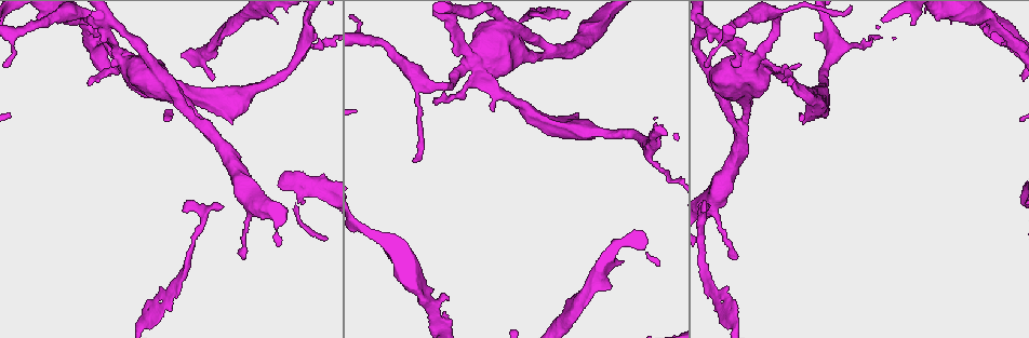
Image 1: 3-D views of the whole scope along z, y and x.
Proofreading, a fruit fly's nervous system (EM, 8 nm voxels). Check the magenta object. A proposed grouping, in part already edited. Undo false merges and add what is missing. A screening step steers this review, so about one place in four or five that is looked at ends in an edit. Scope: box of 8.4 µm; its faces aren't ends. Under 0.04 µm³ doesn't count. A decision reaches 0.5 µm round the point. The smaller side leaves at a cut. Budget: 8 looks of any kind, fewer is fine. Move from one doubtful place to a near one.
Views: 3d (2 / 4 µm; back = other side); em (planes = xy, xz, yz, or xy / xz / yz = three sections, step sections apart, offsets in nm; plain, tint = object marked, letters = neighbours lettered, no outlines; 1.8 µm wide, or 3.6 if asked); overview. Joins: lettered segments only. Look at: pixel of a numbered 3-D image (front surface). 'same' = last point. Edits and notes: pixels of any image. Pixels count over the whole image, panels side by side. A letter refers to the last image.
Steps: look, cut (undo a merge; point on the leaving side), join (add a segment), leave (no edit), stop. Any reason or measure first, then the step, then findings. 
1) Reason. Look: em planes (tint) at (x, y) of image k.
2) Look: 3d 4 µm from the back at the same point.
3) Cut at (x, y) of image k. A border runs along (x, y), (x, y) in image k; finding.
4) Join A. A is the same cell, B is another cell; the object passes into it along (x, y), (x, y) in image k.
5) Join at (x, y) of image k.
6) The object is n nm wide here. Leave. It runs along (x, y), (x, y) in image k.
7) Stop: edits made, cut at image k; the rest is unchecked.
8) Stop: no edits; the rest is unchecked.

An open end. Look: em planes (letters) at (447, 297) of image 1.

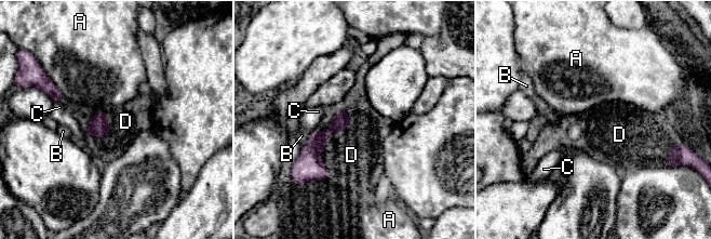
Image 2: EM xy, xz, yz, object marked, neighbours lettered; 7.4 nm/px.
Join D. D is the same cell, A, B and C are other cells; the neuron continues.

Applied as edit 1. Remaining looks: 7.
Sharp bend. Look: em planes (letters) at (130, 65) of image 1.

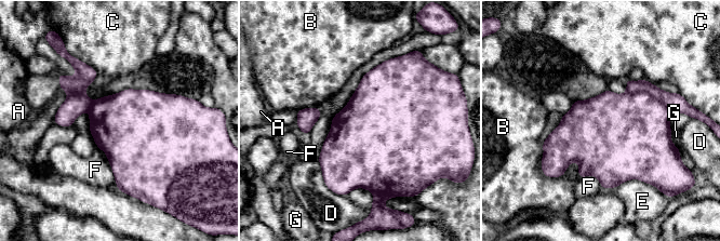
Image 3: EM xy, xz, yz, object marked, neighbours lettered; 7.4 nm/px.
The object is 600 nm wide here. Cut at (676, 103) of image 3. A, B, C, D, E, F and G are other cells; a border runs along (627, 90), (653, 95), (671, 114) in image 3; two neurons meet here.

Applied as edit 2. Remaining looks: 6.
See it whole again. Look: overview.

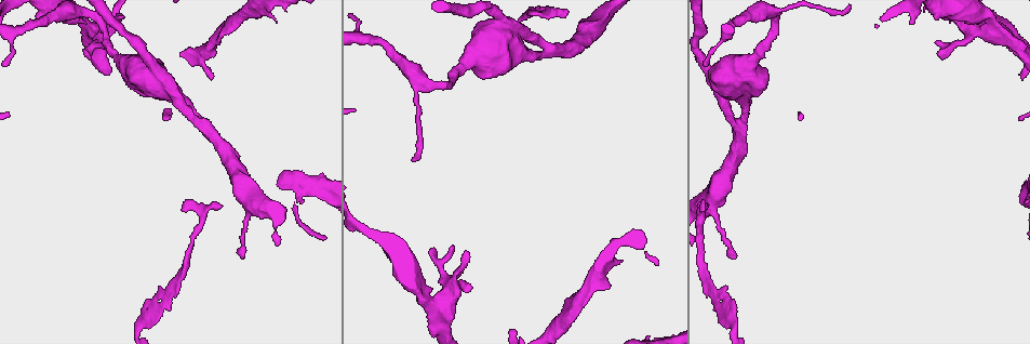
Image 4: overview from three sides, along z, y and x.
Branch stops here. Look: em planes (tint) at (276, 23) of image 4.

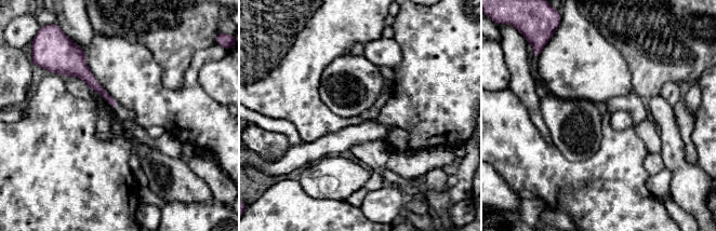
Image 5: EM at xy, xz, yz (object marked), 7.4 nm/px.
Look: em planes (letters) at the same point.

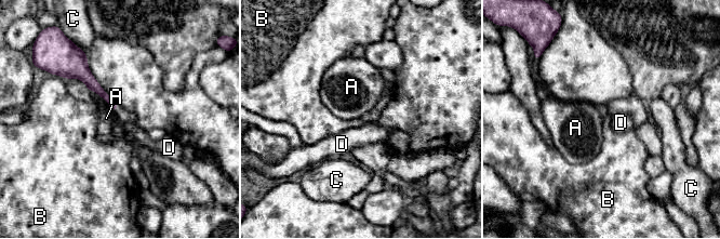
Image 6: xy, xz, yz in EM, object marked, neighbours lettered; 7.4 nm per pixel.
Leave. A, B, C and D are other cells; a border runs along (57, 75), (65, 79) in image 6; no lettered segment goes on from it.

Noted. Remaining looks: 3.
Stop: edits made, join at image 2, cut at image 3; the rest is unchecked.

